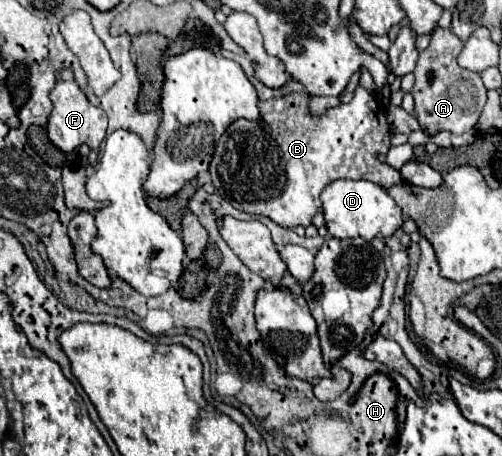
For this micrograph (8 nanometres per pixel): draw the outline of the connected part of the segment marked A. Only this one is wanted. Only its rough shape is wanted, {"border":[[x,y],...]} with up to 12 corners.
{"border":[[436,28],[414,68],[428,134],[472,130],[486,102],[480,74],[458,66],[462,40]]}

